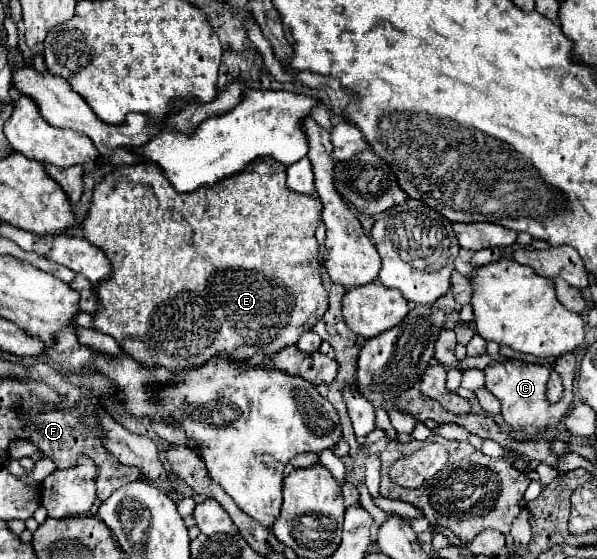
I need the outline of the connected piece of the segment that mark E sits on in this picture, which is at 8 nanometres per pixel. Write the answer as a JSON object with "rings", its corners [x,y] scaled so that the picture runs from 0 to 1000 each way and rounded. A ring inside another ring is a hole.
{"rings":[[[432,283],[419,293],[405,311],[379,318],[355,336],[335,336],[318,347],[298,347],[285,326],[271,315],[268,301],[258,293],[221,293],[221,297],[198,297],[191,308],[178,311],[171,326],[161,329],[154,347],[154,369],[147,386],[137,397],[141,426],[168,444],[188,472],[184,494],[161,512],[161,530],[168,547],[154,562],[154,587],[174,597],[184,597],[211,633],[221,633],[238,655],[271,655],[291,669],[308,662],[322,662],[338,655],[342,648],[379,633],[389,648],[405,644],[415,648],[425,637],[462,633],[476,619],[496,615],[509,590],[526,587],[526,580],[543,565],[549,555],[549,522],[536,501],[536,472],[533,472],[533,433],[526,426],[526,411],[533,404],[539,383],[539,365],[523,351],[506,351],[479,336],[479,297],[469,290],[456,290],[456,283]]]}

